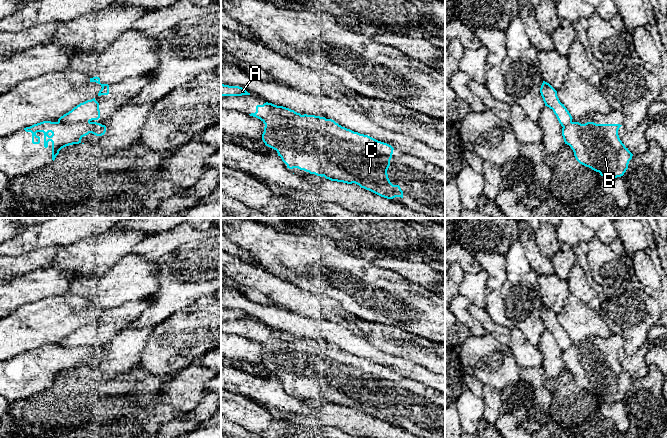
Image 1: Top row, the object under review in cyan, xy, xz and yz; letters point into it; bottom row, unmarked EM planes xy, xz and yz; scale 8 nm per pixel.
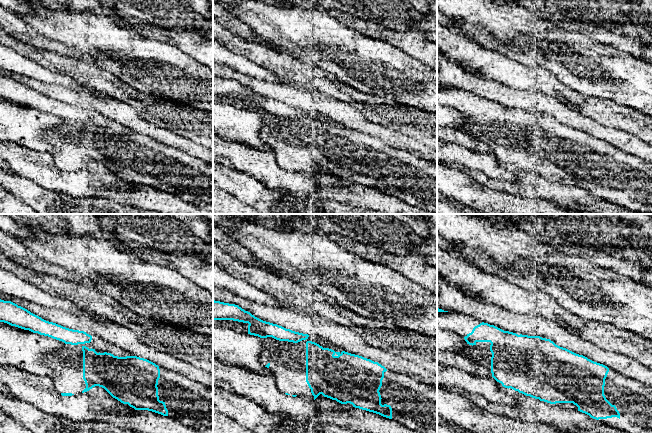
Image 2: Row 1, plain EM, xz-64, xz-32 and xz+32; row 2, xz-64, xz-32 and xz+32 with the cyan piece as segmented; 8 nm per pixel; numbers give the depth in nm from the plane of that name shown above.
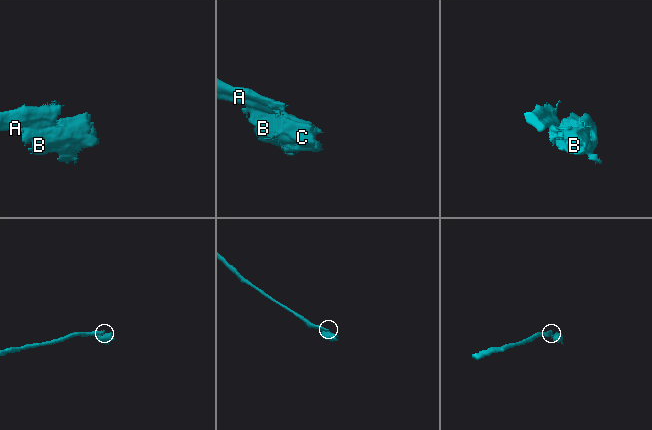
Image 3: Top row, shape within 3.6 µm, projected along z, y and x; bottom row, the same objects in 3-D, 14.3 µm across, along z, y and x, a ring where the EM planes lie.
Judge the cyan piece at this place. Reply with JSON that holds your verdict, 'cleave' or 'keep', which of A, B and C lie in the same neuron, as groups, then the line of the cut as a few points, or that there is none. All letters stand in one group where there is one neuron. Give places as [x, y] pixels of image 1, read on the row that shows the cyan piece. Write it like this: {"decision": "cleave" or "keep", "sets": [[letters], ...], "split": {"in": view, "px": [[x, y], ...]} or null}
{"decision": "cleave", "sets": [["A"], ["B", "C"]], "split": {"in": "xy", "px": [[58, 121], [64, 123], [89, 122]]}}

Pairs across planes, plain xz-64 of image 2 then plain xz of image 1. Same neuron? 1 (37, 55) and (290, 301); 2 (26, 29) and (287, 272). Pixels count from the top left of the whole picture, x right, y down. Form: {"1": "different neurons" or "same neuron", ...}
{"1": "same neuron", "2": "different neurons"}

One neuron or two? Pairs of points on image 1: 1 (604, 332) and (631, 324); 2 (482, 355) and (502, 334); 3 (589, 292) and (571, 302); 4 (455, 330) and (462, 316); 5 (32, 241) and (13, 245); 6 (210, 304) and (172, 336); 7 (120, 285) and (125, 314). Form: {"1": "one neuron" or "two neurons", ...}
{"1": "two neurons", "2": "two neurons", "3": "two neurons", "4": "two neurons", "5": "one neuron", "6": "one neuron", "7": "two neurons"}

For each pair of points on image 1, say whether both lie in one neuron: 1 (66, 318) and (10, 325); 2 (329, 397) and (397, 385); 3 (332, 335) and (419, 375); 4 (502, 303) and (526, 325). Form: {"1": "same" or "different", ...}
{"1": "same", "2": "same", "3": "same", "4": "same"}

